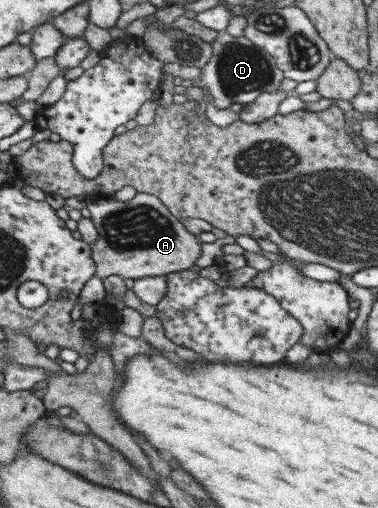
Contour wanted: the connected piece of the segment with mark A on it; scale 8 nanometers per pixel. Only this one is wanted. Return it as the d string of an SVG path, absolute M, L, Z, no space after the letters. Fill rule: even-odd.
M136 193L136 195L127 200L125 202L115 201L113 196L105 196L105 197L97 197L90 198L89 200L85 200L86 208L90 212L90 218L92 223L94 224L95 230L97 231L97 239L93 245L89 245L89 250L91 250L91 254L89 258L91 258L91 262L93 266L95 266L95 271L93 271L93 276L103 280L103 278L107 278L107 276L116 275L121 279L139 279L145 277L155 277L155 276L163 276L165 277L167 274L171 272L180 272L181 270L188 270L192 266L195 265L195 260L199 258L201 254L201 242L195 236L191 236L191 233L178 221L162 204L158 198L151 196L147 193Z

